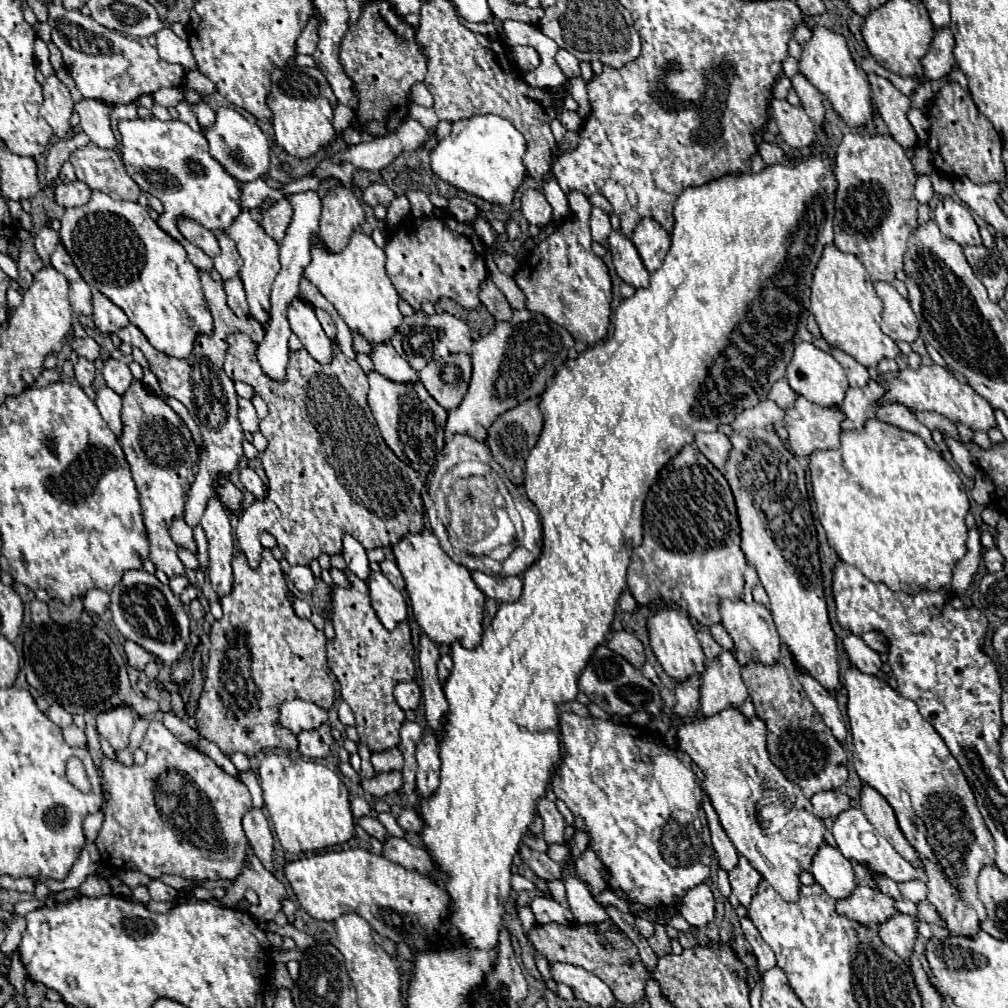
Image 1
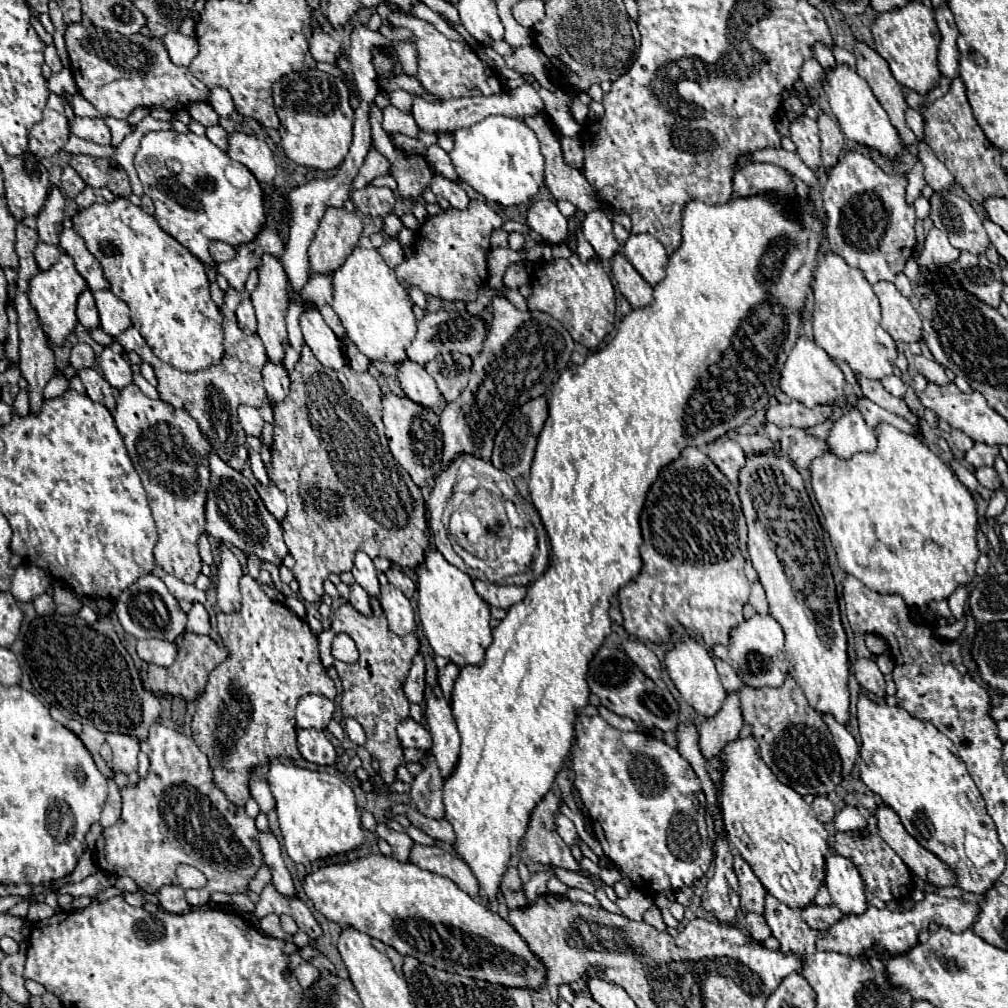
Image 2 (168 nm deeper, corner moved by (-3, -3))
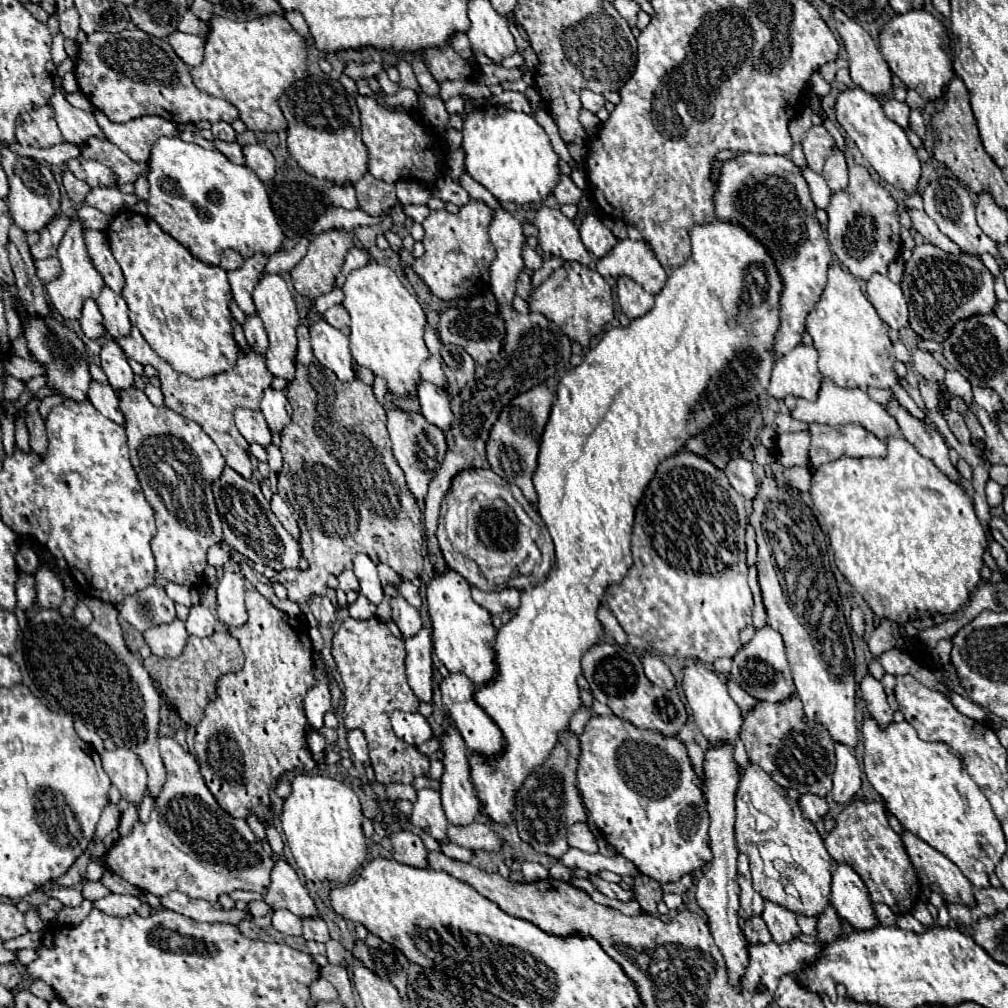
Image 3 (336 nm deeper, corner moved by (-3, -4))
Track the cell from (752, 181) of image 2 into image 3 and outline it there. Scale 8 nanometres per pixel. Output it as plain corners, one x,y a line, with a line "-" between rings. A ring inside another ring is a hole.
741,152
737,158
721,164
713,202
717,220
741,224
741,228
745,228
753,238
765,244
777,264
783,290
779,300
781,324
777,328
777,340
773,340
773,354
777,358
785,356
801,342
805,318
827,284
827,268
831,264
831,250
815,216
817,208
811,200
809,186
791,158

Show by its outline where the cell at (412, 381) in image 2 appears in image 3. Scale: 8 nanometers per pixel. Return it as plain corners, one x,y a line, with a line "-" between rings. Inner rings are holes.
421,382
417,388
417,398
423,410
423,416
435,424
437,428
441,428
443,432
447,432
453,424
453,412
451,412
451,404
449,404
449,396
437,388
431,382

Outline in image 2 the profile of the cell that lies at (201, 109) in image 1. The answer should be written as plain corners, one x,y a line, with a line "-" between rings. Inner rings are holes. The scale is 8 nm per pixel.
211,125
207,127
207,137
209,141
213,141
219,149
227,149
227,131
221,125

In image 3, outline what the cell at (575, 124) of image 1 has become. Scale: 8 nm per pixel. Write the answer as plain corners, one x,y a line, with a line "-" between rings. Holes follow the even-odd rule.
583,90
581,92
581,104
583,104
583,108
587,108
587,110
591,110
593,114
597,114
603,106
605,106
605,98
603,98
603,94
595,94
595,92
591,92
591,90

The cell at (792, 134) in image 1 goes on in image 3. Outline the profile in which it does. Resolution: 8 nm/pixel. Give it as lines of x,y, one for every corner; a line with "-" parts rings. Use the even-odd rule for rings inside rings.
813,126
801,144
803,144
803,152
807,156
809,168
813,172
821,174
825,160
833,154
833,148
835,148
833,136
825,130
825,126

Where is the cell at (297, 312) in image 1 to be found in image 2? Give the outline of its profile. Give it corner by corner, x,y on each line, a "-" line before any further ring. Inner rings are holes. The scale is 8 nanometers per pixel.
313,307
305,309
299,317
299,325
305,337
305,343
313,351
313,355
319,359
321,365
339,371
347,365
343,343
337,339
337,335
327,327
321,313

